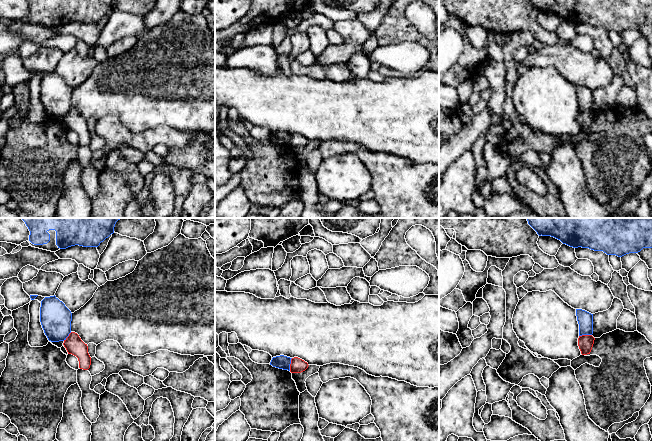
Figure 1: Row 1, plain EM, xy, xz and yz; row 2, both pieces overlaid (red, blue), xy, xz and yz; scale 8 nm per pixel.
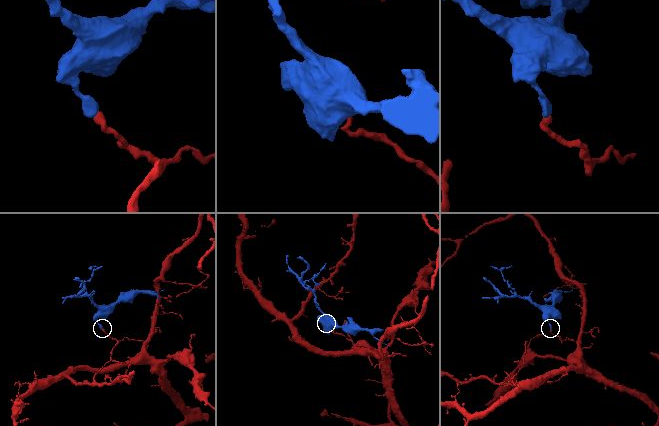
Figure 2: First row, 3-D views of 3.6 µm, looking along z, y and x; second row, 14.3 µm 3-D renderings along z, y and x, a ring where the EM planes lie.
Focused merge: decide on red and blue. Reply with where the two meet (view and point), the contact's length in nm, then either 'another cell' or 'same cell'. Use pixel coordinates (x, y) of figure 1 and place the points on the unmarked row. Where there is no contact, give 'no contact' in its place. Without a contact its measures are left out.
xz (290, 140) | 110 nm | another cell

